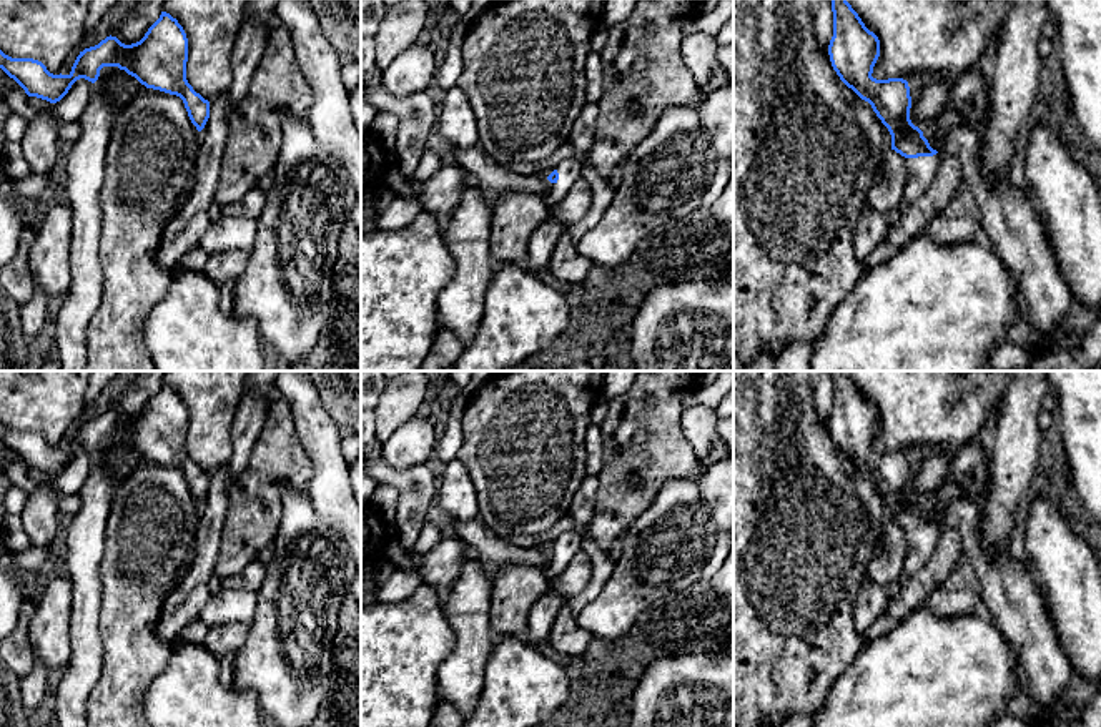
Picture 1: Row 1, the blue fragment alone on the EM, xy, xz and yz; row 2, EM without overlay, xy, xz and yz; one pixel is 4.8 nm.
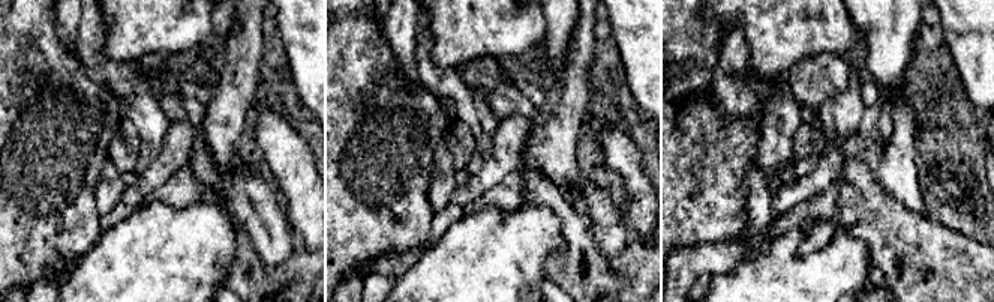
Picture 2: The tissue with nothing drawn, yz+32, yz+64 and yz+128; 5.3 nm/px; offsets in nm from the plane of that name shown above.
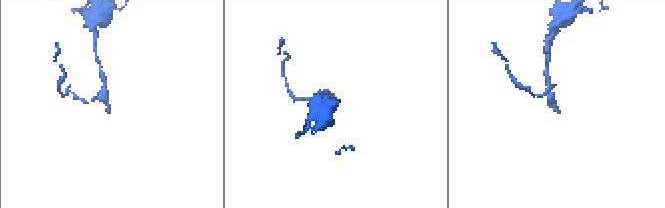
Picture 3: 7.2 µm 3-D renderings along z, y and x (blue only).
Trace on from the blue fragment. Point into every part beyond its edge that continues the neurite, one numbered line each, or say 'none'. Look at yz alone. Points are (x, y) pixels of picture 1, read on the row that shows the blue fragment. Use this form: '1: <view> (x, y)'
1: yz (922, 170)

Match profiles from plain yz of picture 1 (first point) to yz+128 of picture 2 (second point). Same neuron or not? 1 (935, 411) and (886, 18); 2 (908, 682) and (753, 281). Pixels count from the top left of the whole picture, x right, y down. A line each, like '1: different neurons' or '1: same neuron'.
1: different neurons
2: same neuron

